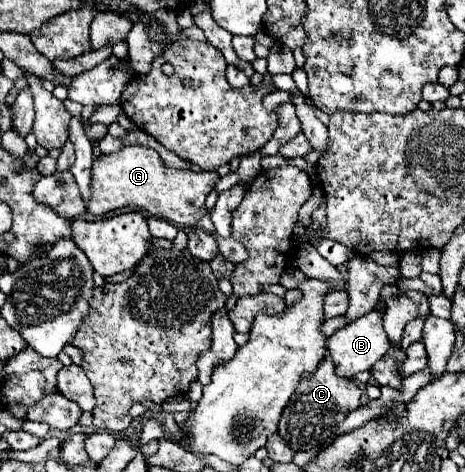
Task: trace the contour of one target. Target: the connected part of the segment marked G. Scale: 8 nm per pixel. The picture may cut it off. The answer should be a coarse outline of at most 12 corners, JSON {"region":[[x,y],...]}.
{"region":[[127,146],[95,160],[87,210],[135,206],[173,224],[213,224],[215,170],[169,168]]}

